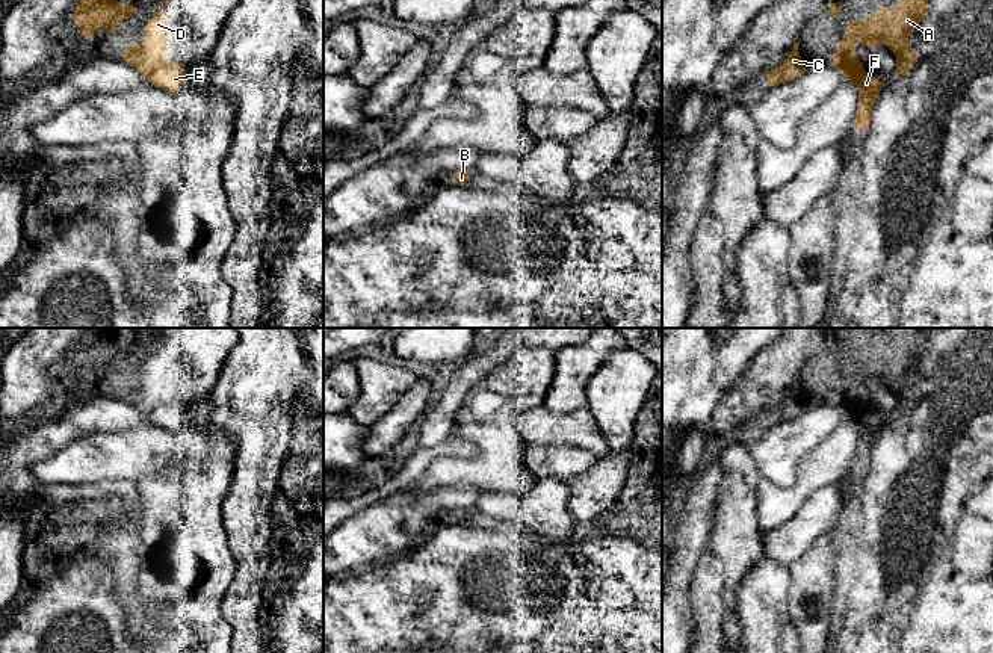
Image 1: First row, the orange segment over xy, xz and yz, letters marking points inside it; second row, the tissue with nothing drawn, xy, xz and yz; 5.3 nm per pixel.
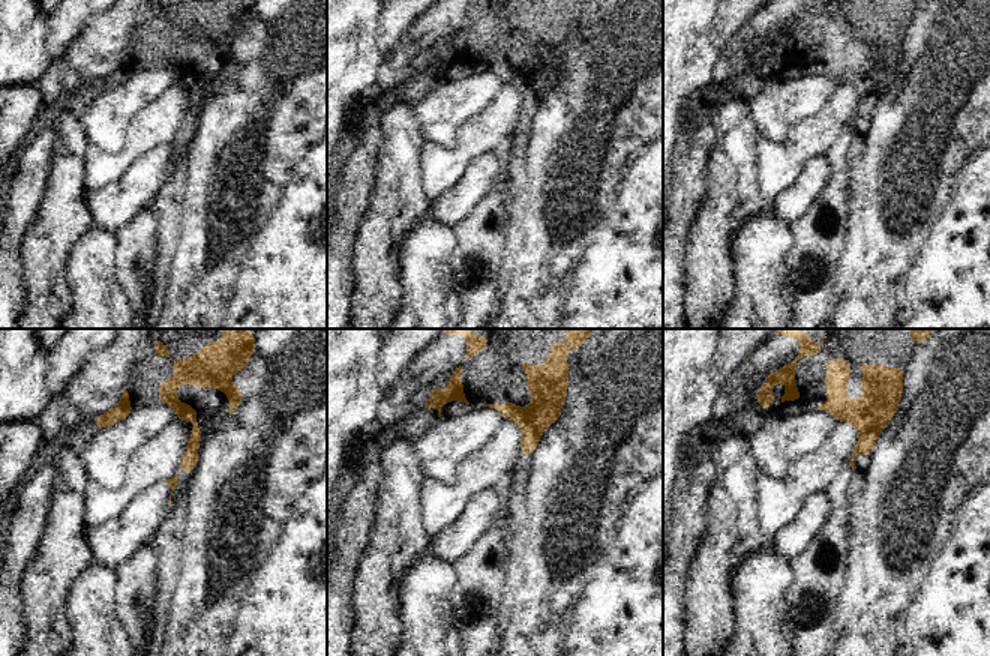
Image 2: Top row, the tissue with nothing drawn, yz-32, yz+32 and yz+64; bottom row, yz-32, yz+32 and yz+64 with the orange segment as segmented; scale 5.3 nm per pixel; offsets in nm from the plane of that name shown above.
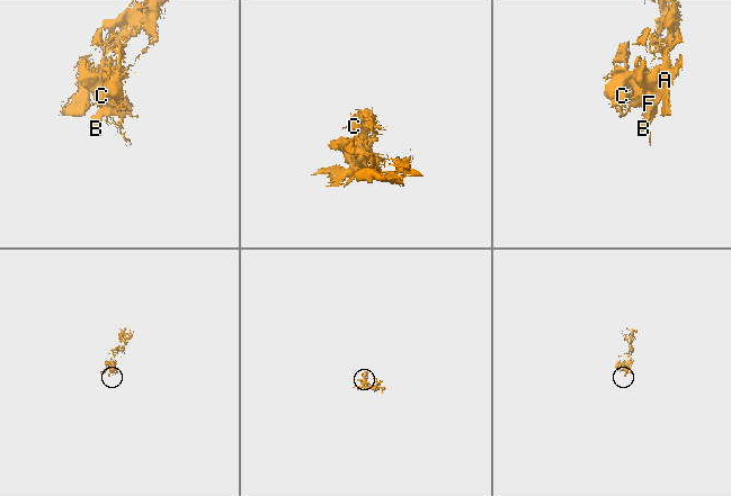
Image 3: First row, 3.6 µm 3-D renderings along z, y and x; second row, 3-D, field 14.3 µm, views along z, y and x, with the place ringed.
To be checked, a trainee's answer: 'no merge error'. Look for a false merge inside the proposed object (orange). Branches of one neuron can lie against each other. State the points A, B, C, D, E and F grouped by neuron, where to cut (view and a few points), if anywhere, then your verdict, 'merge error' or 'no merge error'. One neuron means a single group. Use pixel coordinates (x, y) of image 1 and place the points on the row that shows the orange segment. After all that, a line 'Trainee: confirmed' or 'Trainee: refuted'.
groups A B C D E F; cut none; no merge error
Trainee: confirmed

